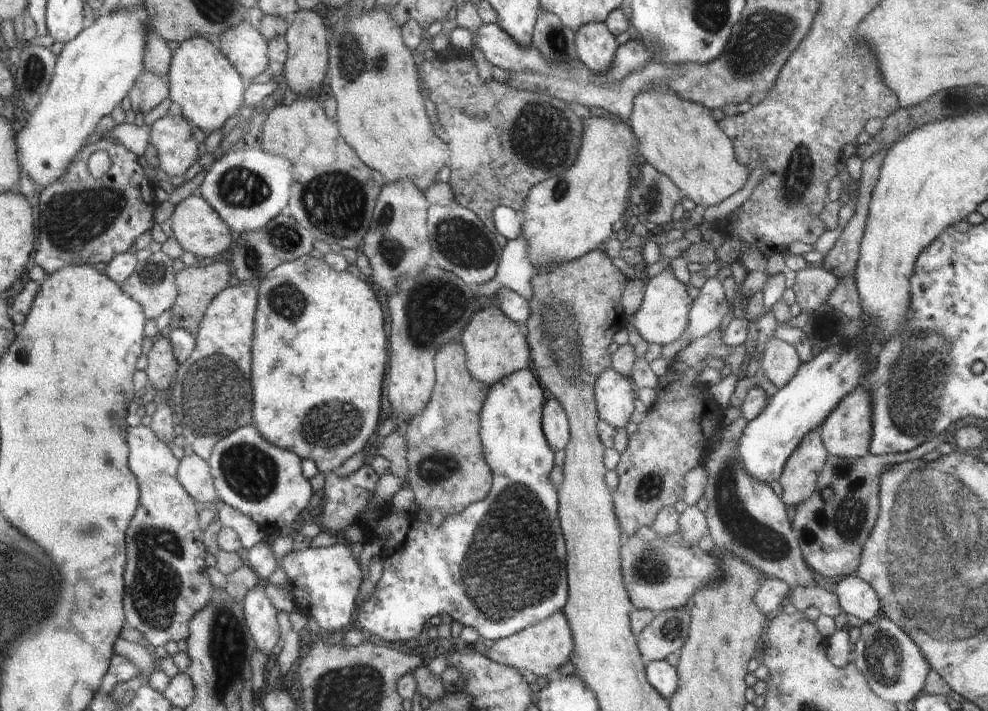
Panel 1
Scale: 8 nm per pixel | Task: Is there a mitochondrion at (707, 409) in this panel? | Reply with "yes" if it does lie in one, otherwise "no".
no

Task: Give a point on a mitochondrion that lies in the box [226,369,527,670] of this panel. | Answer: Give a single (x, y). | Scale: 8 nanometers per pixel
(331, 426)

